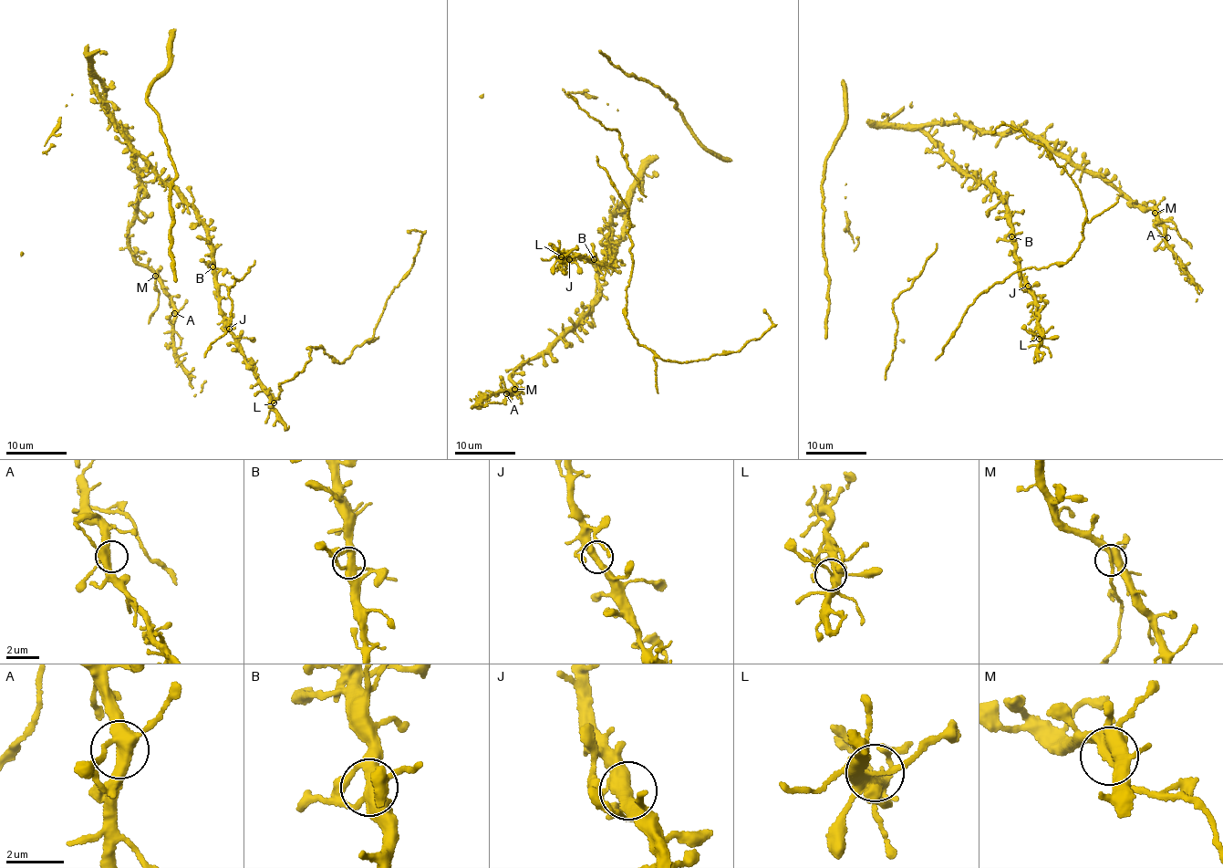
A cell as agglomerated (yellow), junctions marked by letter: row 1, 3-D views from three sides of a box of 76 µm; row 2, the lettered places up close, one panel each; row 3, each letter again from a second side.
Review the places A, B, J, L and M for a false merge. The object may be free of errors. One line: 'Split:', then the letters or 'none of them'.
Split: M

